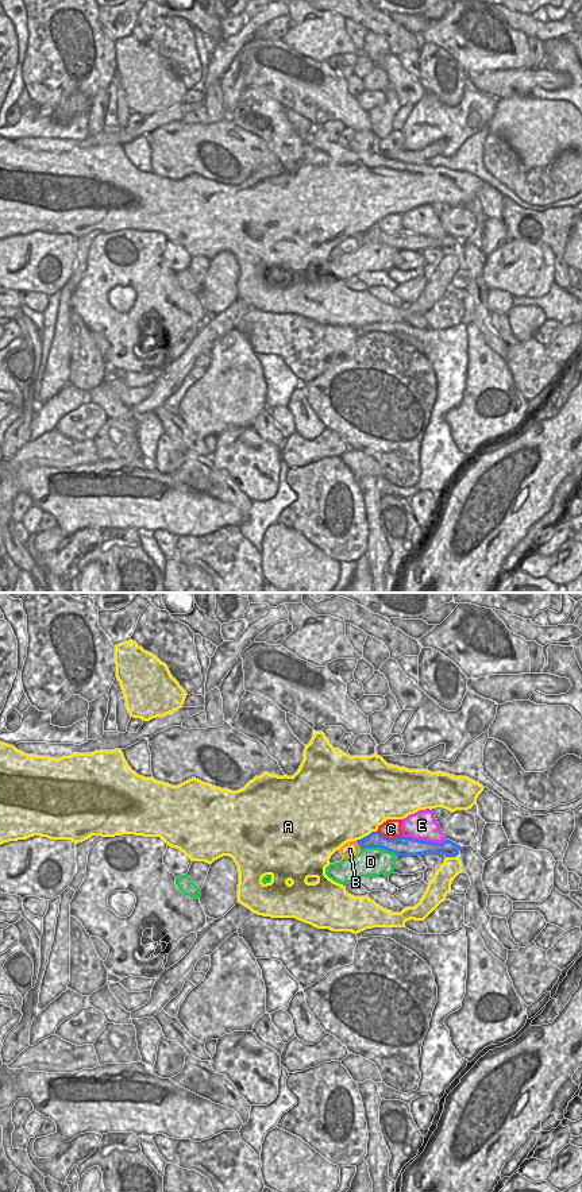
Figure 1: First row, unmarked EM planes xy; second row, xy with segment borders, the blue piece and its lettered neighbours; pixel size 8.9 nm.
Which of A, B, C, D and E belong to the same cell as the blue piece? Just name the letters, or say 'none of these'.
none of these.

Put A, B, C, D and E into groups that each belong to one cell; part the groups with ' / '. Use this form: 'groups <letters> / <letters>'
groups A / B / C / D / E

